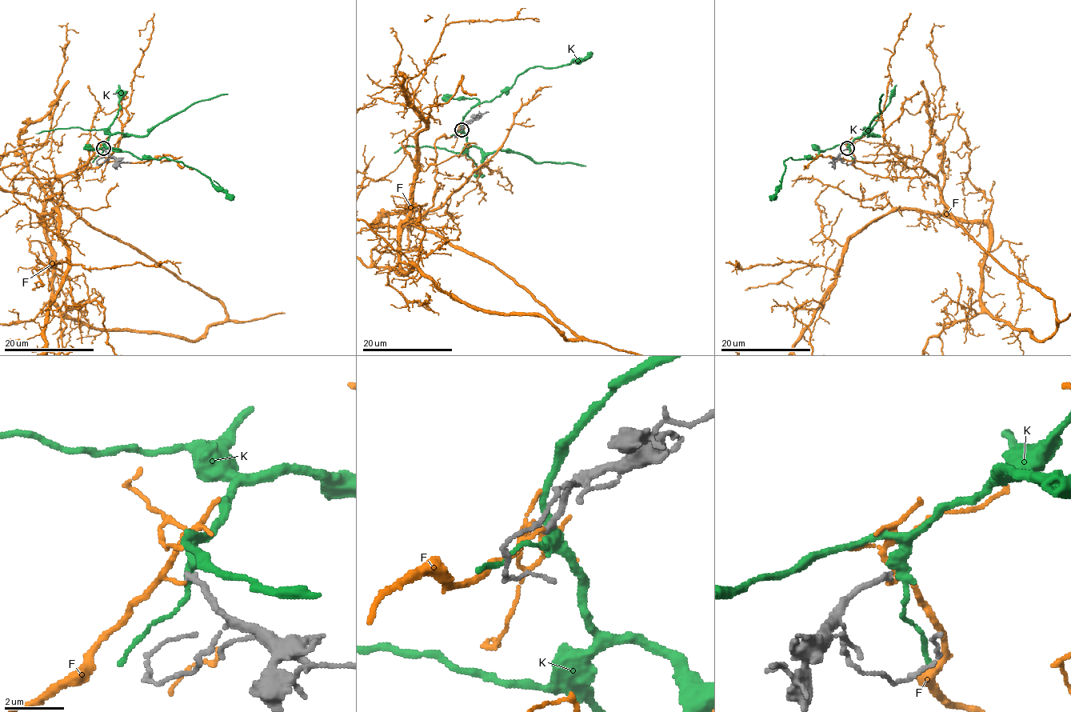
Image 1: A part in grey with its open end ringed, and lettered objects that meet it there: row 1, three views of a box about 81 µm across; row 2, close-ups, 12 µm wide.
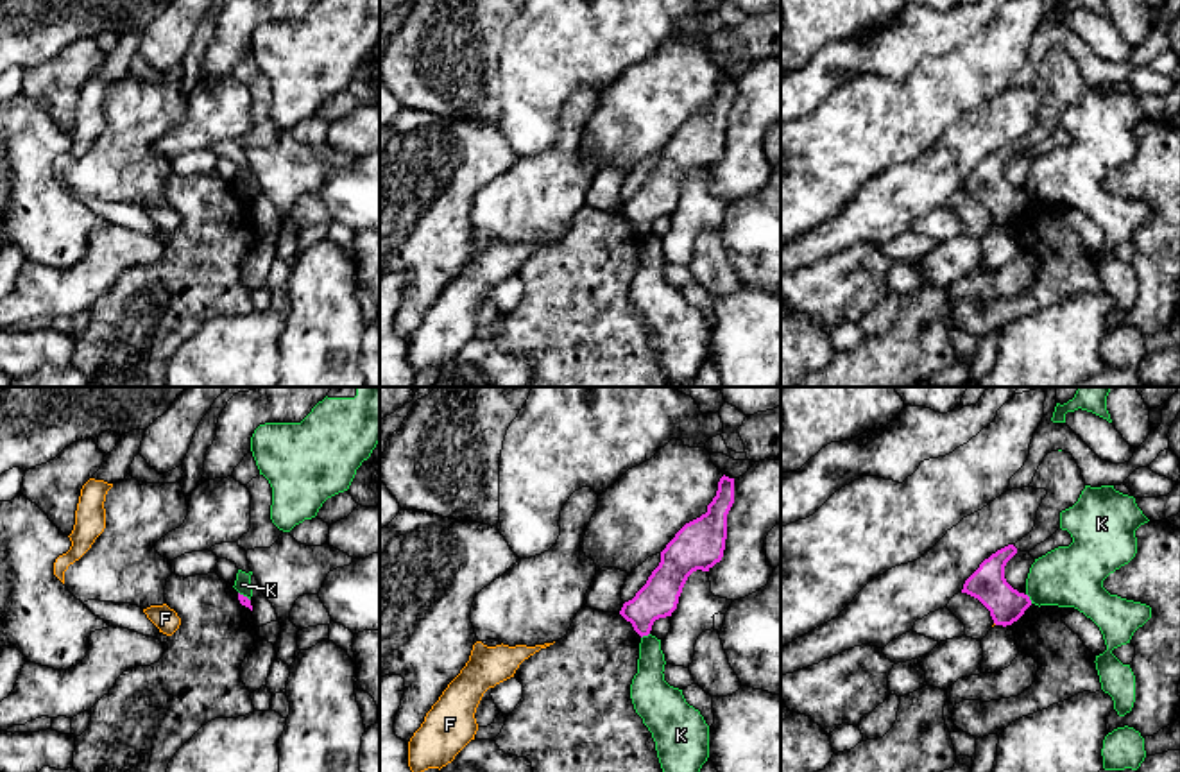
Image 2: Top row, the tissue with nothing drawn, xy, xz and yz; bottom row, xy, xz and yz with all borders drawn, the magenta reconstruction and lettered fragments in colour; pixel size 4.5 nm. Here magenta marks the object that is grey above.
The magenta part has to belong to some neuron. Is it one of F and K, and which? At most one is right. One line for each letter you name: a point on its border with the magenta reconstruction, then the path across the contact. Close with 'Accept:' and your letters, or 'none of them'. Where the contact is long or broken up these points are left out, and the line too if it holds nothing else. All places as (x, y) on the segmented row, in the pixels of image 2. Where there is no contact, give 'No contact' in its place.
Accept: none of them

